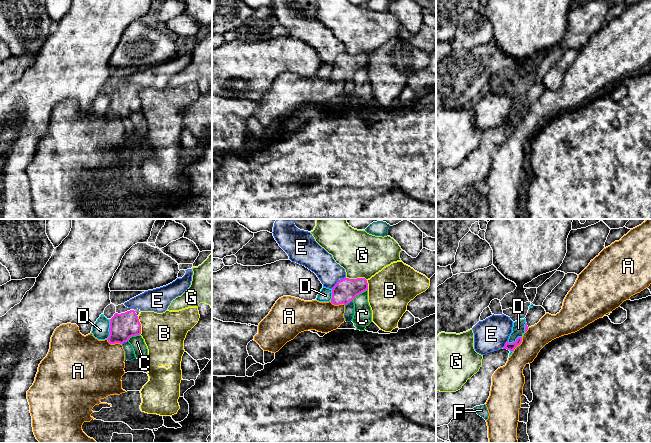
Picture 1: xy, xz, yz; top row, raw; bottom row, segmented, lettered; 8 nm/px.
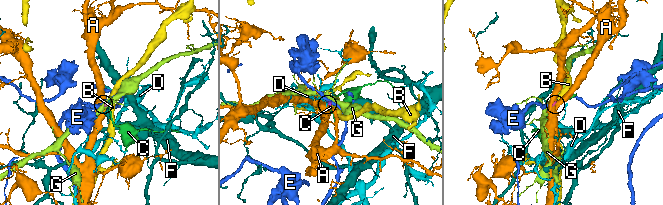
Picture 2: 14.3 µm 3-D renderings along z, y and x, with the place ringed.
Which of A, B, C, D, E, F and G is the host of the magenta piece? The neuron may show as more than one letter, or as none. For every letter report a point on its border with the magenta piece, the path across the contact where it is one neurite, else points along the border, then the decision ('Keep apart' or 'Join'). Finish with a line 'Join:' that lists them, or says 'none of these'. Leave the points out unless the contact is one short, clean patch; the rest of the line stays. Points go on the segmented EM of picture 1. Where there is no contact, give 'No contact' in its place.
A: Touches magenta at xy (114, 343). Boundary: xy (106, 339), (110, 343), (121, 344). Keep apart
B: Touches magenta at xy (140, 325). Boundary: xy (137, 316), (140, 322), (140, 334). Keep apart
C: Touches magenta at xz (359, 293). Boundary: xz (367, 289), (360, 292), (352, 300). Keep apart
D: Touches magenta at xy (109, 329). Boundary: xy (110, 319), (109, 335), (106, 338). Keep apart
E: Touches magenta at xz (337, 282). Keep apart
F: Touches magenta at xz (348, 302). Boundary: xz (352, 300), (345, 305). Keep apart
G: Touches magenta at xz (357, 278). Boundary: xz (346, 277), (364, 278), (366, 280). Keep apart
Join: none of these

